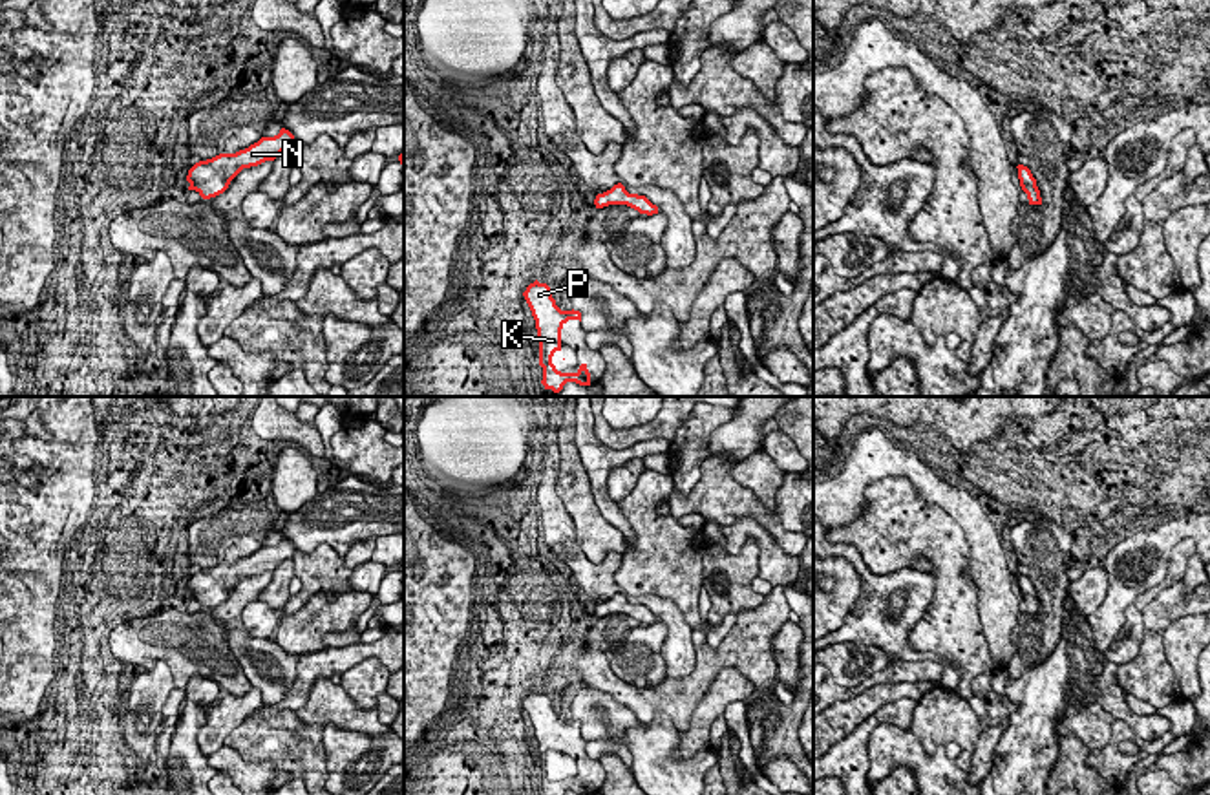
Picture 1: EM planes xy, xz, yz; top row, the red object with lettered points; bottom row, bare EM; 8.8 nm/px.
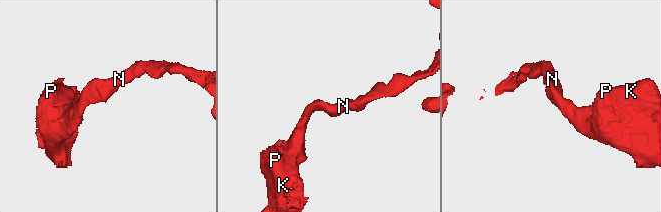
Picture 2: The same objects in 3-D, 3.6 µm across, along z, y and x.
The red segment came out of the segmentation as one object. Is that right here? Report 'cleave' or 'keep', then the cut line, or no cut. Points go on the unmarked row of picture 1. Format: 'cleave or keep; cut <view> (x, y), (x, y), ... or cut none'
keep; cut none

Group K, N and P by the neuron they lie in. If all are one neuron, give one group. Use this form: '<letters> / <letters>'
K N P

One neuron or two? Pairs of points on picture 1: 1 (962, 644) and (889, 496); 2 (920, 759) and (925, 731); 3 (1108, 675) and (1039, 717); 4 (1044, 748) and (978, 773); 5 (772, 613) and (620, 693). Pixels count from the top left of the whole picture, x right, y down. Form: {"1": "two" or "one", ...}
{"1": "one", "2": "two", "3": "two", "4": "two", "5": "one"}

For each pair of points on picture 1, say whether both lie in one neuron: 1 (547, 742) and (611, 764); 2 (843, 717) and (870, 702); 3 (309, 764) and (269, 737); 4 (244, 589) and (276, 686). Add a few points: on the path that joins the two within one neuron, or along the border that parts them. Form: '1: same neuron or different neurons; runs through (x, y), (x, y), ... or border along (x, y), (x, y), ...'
1: different neurons; border along (598, 761), (607, 775)
2: same neuron; runs through (850, 713), (863, 706)
3: same neuron; runs through (300, 755), (278, 737)
4: same neuron; runs through (234, 614), (236, 636), (264, 664)

